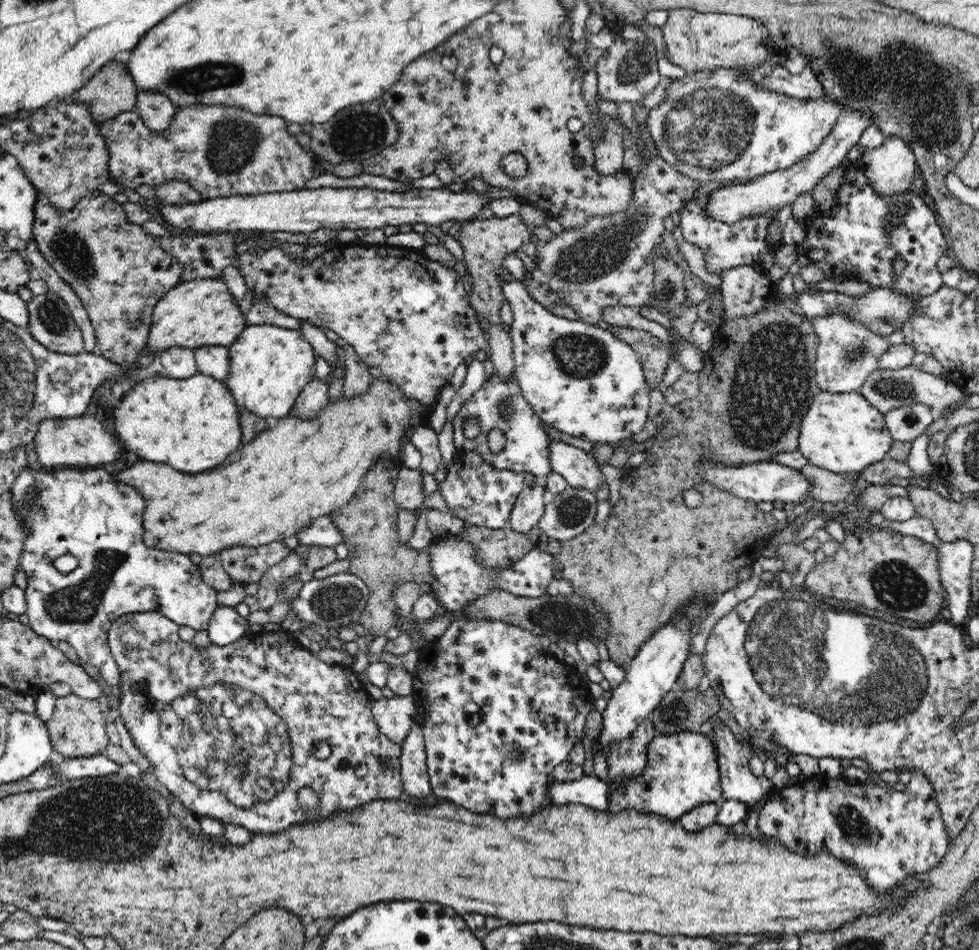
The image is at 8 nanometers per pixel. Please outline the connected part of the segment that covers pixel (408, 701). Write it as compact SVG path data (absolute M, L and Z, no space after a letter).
M413 695L393 696L390 700L380 697L373 704L373 716L377 726L393 744L401 748L414 726L413 716L416 712Z

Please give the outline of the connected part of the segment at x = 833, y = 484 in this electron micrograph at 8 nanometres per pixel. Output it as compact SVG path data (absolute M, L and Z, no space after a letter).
M806 463L800 474L810 481L809 496L815 502L838 502L854 492L854 480L850 475L835 474L820 467Z

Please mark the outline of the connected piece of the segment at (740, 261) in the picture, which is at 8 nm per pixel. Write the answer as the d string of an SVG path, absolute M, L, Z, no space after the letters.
M708 195L702 196L695 202L689 201L680 212L680 225L686 242L701 248L707 270L712 274L718 274L720 270L734 268L734 266L758 266L762 253L771 249L770 245L766 243L766 232L768 232L766 228L770 224L770 217L774 216L776 211L762 214L756 218L745 218L737 224L728 225L706 217L706 209L704 209L706 199L708 199Z

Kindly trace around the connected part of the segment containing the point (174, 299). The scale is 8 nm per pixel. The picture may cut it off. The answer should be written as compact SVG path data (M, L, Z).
M190 280L167 290L156 302L151 314L148 342L141 354L160 354L172 348L204 348L204 346L229 347L240 337L244 325L238 307L232 303L228 287L223 280Z

